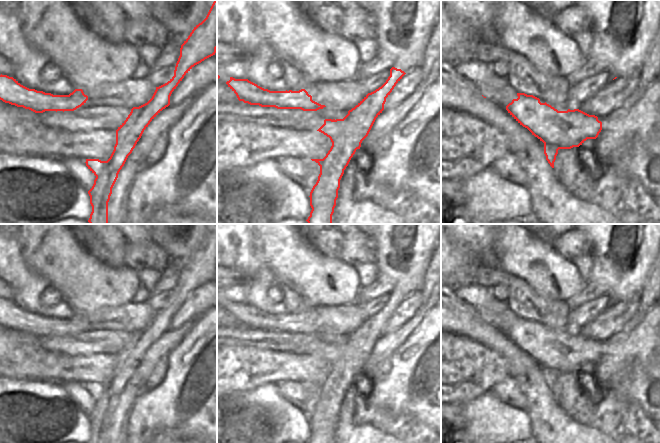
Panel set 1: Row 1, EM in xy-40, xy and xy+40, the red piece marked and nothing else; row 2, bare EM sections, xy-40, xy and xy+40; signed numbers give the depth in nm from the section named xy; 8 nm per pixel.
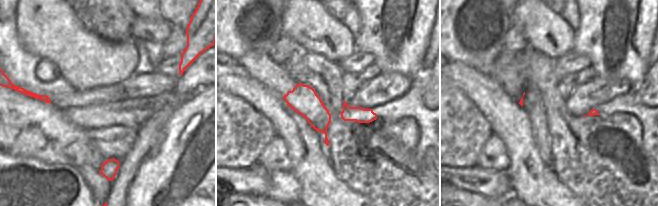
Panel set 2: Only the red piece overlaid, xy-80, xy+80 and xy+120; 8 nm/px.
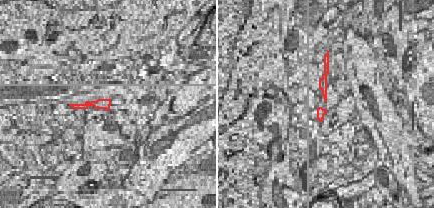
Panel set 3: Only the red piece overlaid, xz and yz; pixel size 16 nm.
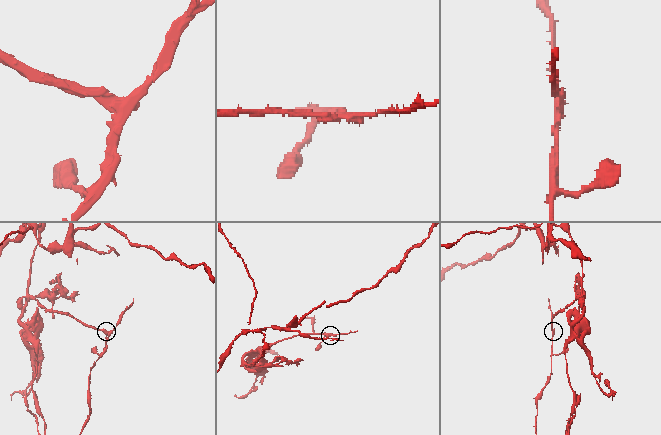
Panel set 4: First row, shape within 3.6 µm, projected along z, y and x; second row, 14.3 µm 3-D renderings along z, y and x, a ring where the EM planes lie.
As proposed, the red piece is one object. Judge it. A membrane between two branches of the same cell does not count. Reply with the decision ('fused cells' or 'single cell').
fused cells

